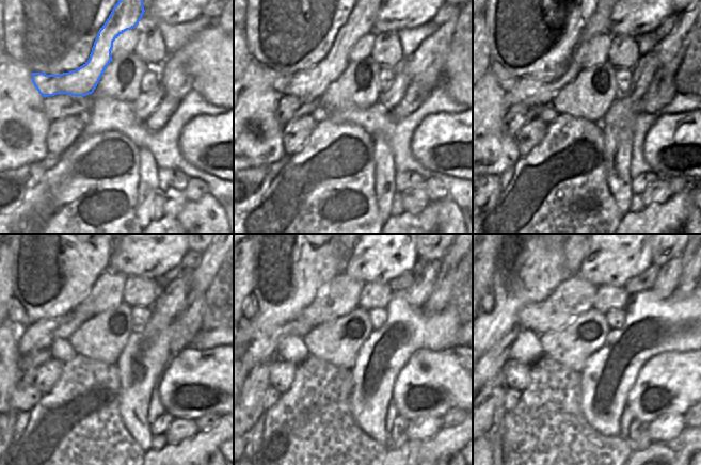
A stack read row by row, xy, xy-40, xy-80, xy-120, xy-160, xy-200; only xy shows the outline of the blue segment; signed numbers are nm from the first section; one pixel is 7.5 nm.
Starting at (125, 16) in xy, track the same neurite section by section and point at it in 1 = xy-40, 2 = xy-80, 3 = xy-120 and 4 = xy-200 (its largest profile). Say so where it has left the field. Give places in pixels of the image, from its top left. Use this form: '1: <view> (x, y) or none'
1: xy-40 (311, 84)
2: xy-80 (520, 89)
3: xy-120 (34, 336)
4: xy-200 (494, 359)

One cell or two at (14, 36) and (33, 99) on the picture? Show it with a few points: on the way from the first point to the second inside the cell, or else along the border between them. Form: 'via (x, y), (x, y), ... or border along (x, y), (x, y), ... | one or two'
border along (11, 59), (24, 65), (31, 73) | two

